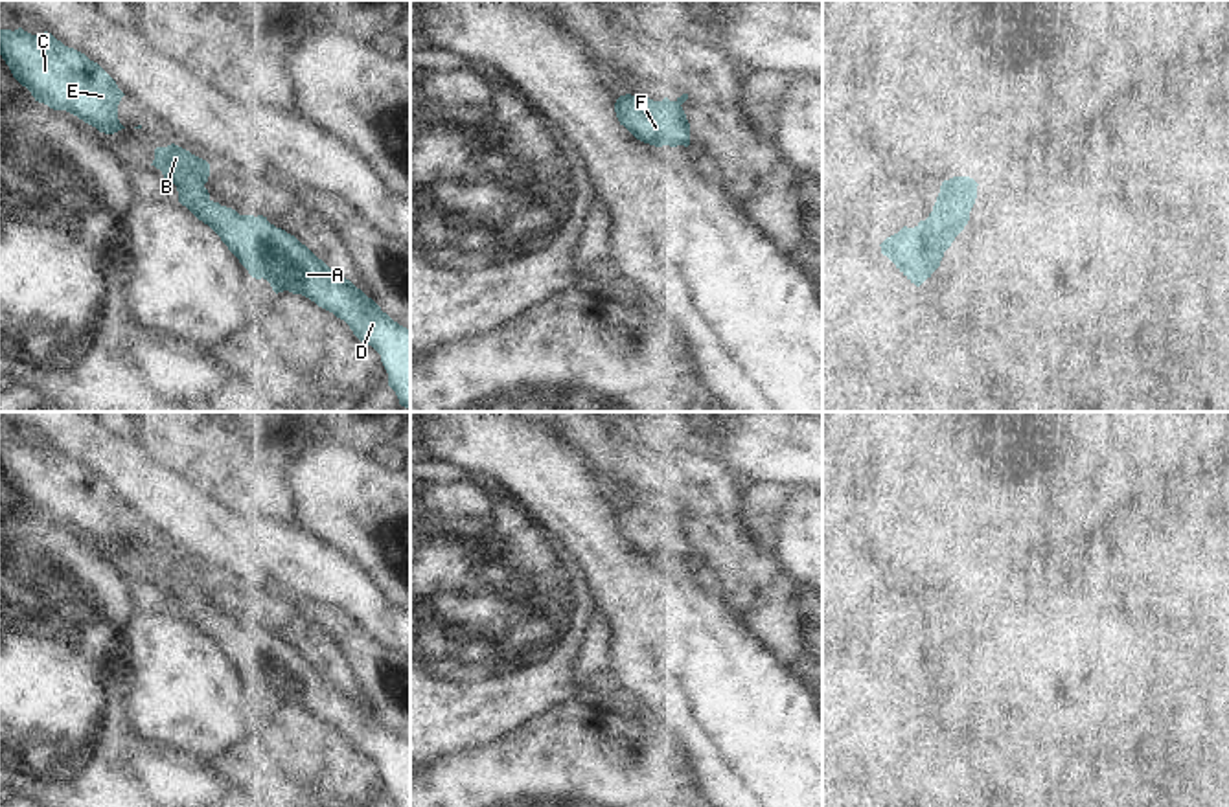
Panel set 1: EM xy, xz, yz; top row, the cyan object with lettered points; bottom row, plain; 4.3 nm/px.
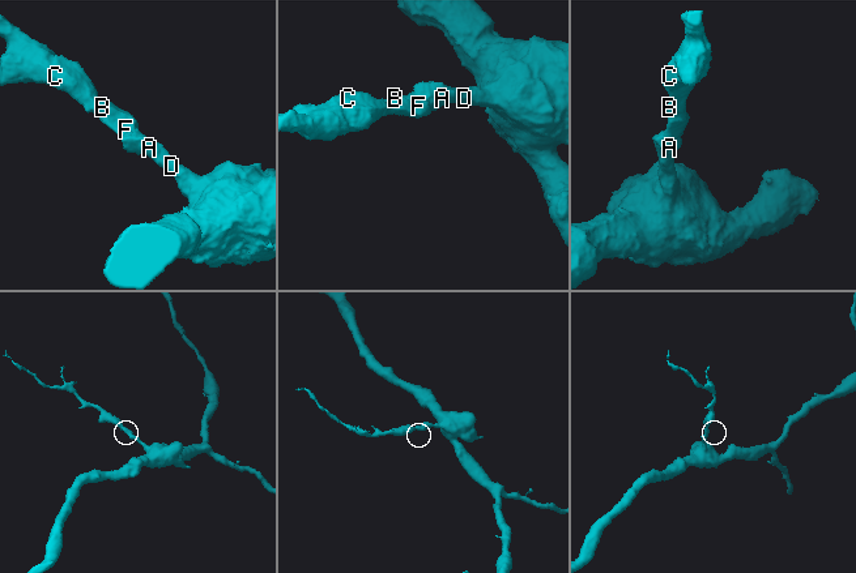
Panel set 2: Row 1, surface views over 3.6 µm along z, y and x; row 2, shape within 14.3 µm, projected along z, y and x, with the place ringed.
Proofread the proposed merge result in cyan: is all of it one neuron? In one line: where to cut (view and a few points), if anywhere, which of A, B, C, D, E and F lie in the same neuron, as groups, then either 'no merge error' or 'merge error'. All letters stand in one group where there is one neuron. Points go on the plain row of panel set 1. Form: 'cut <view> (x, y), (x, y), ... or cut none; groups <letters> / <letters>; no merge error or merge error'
cut none; groups A B C D E F; no merge error

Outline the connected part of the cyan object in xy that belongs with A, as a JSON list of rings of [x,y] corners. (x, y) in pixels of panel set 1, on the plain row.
[[[171,555],[155,561],[151,577],[160,581],[164,590],[177,597],[178,614],[221,649],[252,689],[267,691],[276,706],[283,702],[302,706],[344,732],[361,754],[372,757],[381,767],[381,774],[388,785],[388,798],[396,807],[410,807],[410,741],[394,733],[350,691],[329,680],[294,647],[270,636],[267,629],[239,627],[235,621],[213,614],[204,599],[210,588],[210,575],[206,572]]]

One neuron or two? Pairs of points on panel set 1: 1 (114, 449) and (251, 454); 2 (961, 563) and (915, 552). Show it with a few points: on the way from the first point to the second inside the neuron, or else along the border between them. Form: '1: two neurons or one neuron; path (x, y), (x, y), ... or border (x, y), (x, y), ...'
1: two neurons; border (135, 440), (159, 466), (181, 477)
2: one neuron; path (950, 563), (926, 552)

